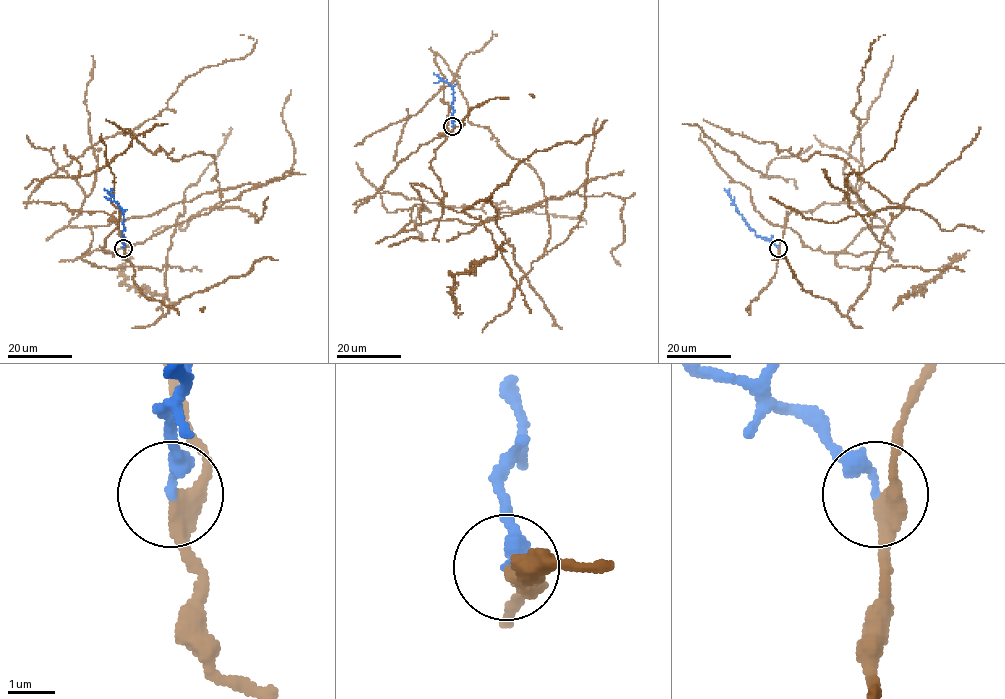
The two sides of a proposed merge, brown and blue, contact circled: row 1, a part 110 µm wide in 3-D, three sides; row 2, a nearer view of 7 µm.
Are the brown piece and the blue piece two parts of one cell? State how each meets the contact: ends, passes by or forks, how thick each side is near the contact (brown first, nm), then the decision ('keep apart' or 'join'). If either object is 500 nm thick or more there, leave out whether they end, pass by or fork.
brown passes by; blue ends there; 320 nm thick on the brown side, 280 nm on the other; keep apart

